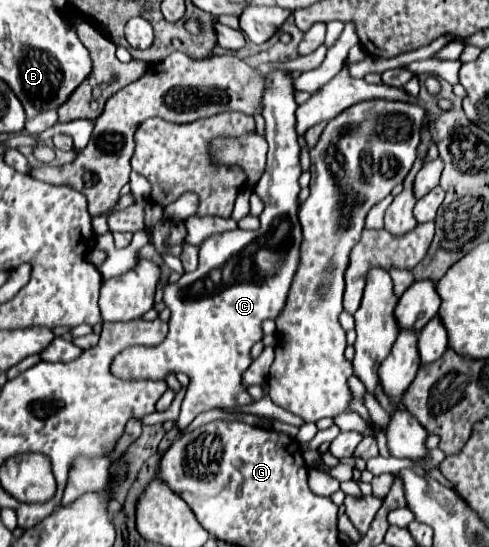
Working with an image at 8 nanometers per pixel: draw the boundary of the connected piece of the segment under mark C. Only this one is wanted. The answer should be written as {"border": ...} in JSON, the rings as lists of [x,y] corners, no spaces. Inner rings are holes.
{"border":[[[273,70],[267,74],[263,94],[263,118],[267,122],[267,168],[255,186],[265,202],[261,226],[257,230],[241,230],[213,234],[199,244],[199,266],[195,272],[183,274],[177,286],[168,282],[163,288],[163,302],[171,310],[169,334],[153,348],[125,348],[115,356],[111,372],[125,380],[165,380],[175,394],[181,390],[175,374],[183,372],[191,378],[185,404],[175,422],[177,430],[211,408],[245,406],[254,400],[245,388],[263,384],[273,362],[273,346],[265,346],[261,356],[253,362],[251,348],[261,340],[261,322],[277,318],[283,310],[289,286],[299,264],[301,226],[297,220],[299,194],[299,144],[295,130],[295,90],[291,86],[291,72]],[[171,374],[171,376],[169,376]],[[243,374],[243,386],[241,386]]]}

